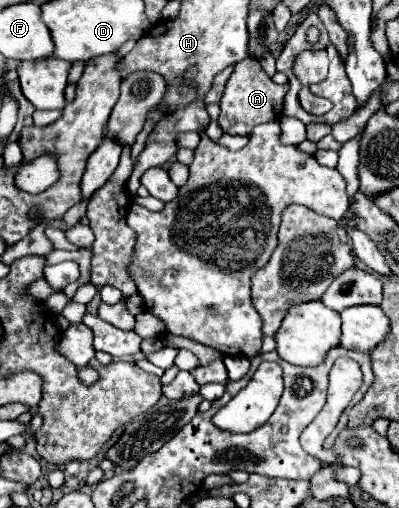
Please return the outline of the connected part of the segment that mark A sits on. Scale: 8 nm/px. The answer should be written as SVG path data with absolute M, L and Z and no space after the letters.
M246 58L234 66L232 76L226 82L226 90L220 102L220 116L218 124L222 132L226 134L238 134L238 136L248 136L256 124L270 122L282 112L282 100L284 94L288 92L288 84L278 86L270 80L270 76L262 70L260 62Z

